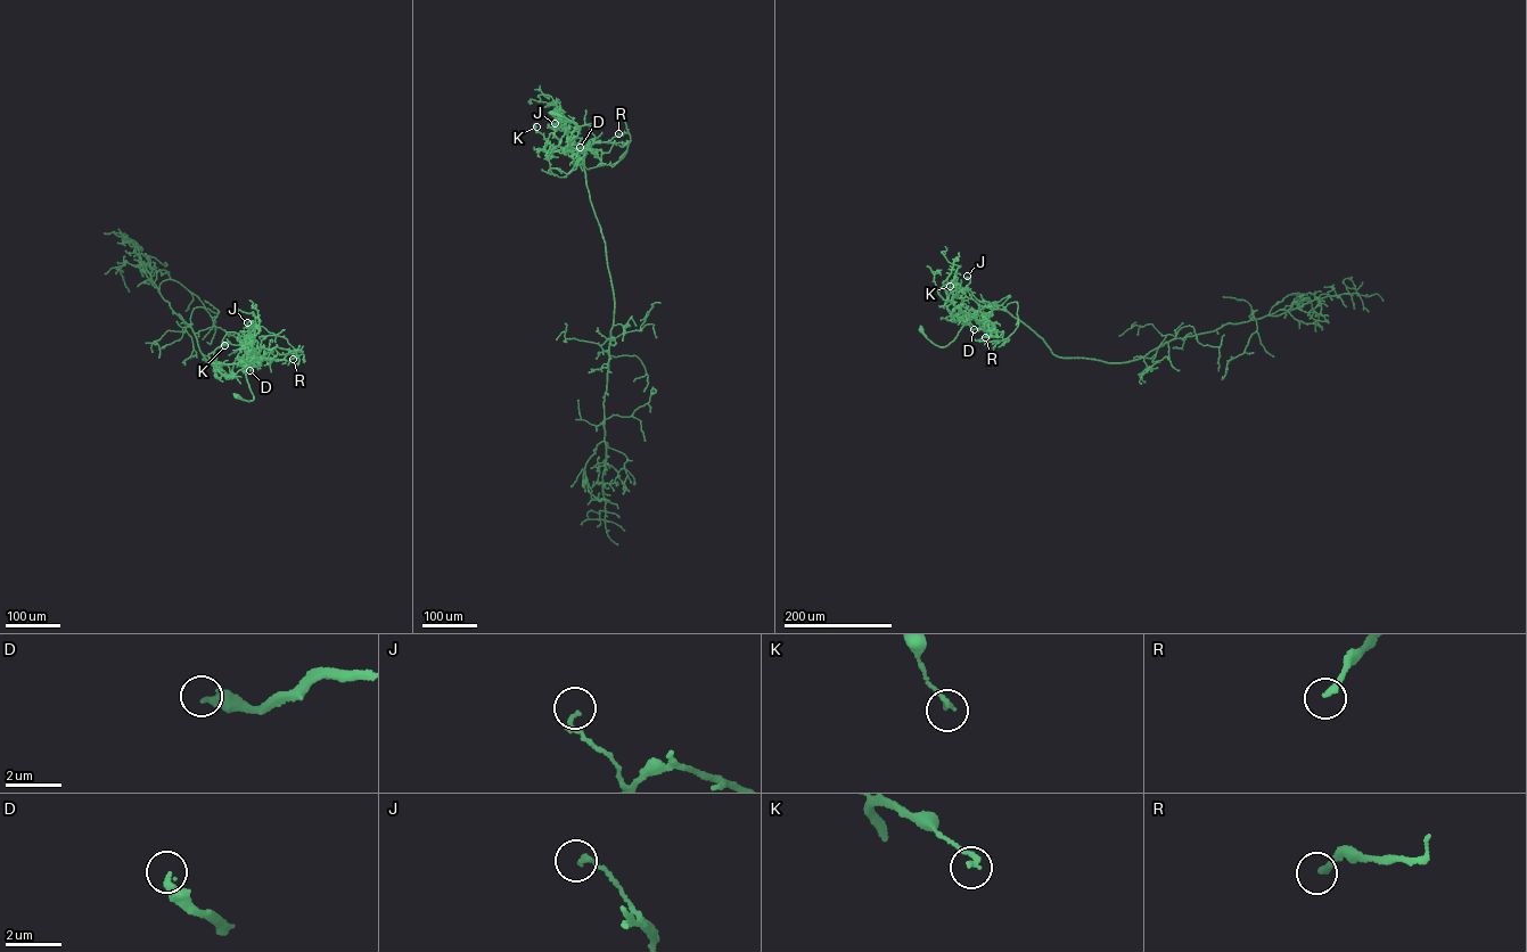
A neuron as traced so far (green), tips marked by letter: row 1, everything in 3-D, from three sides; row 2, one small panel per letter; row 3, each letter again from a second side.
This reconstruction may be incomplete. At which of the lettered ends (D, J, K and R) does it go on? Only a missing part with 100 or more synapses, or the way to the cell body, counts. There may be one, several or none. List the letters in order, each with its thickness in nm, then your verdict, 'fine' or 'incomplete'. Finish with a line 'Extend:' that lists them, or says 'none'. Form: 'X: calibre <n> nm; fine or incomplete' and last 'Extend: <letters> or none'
D: calibre 360 nm; fine
J: calibre 160 nm; fine
K: calibre 160 nm; fine
R: calibre 220 nm; fine
Extend: none

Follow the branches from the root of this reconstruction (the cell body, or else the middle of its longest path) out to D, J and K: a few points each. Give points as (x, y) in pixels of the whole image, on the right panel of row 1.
D: (921, 329), (933, 343), (944, 346), (954, 339), (969, 316), (979, 311), (986, 326), (984, 329), (974, 329)
J: (921, 329), (939, 346), (954, 339), (967, 319), (978, 310), (967, 290), (970, 279), (967, 276)
K: (921, 329), (935, 344), (946, 345), (969, 316), (985, 306), (967, 288), (952, 282), (950, 286)

